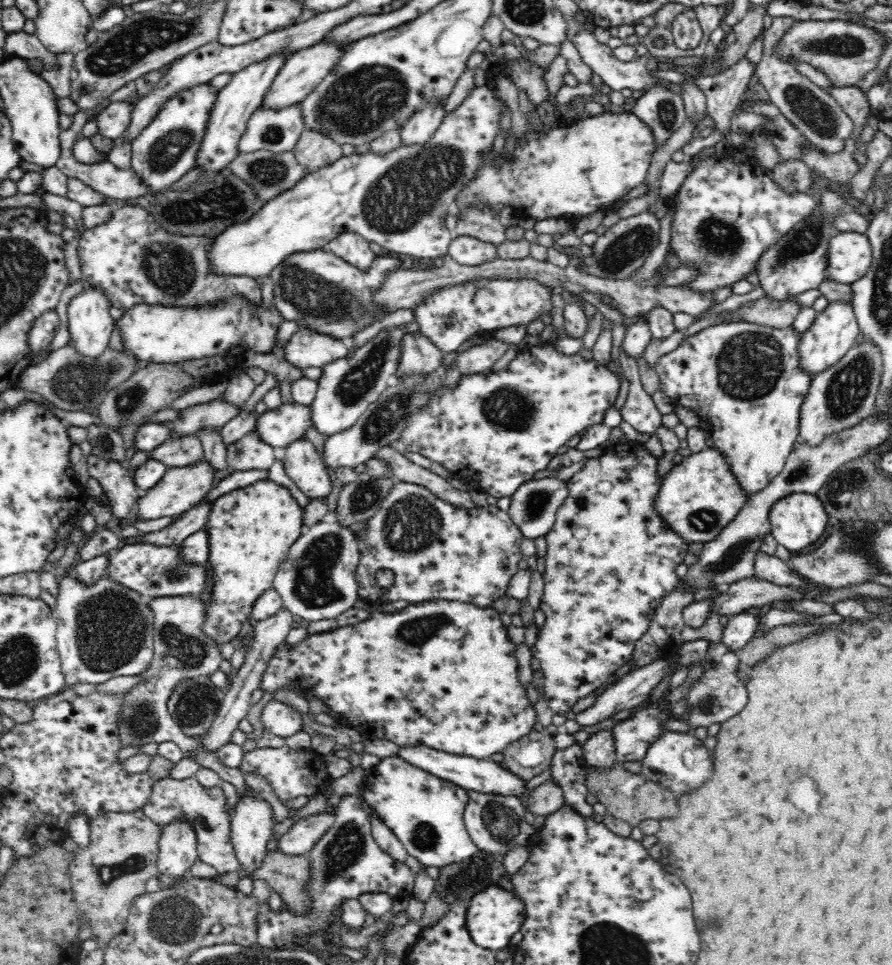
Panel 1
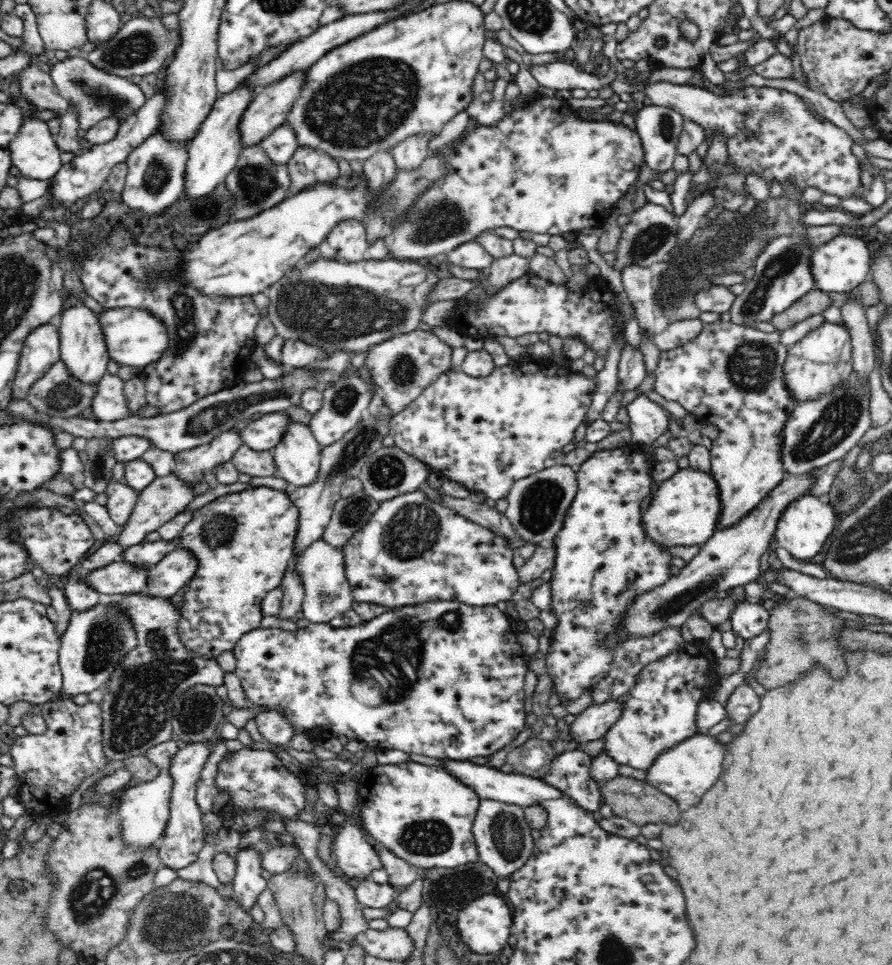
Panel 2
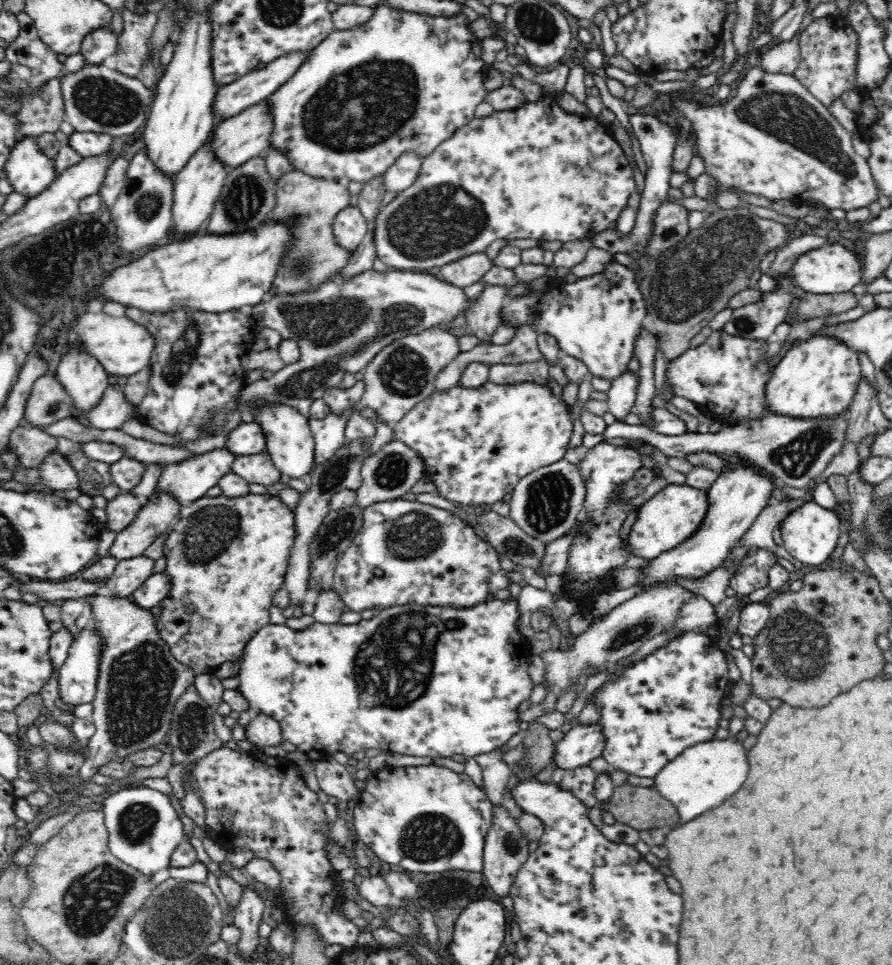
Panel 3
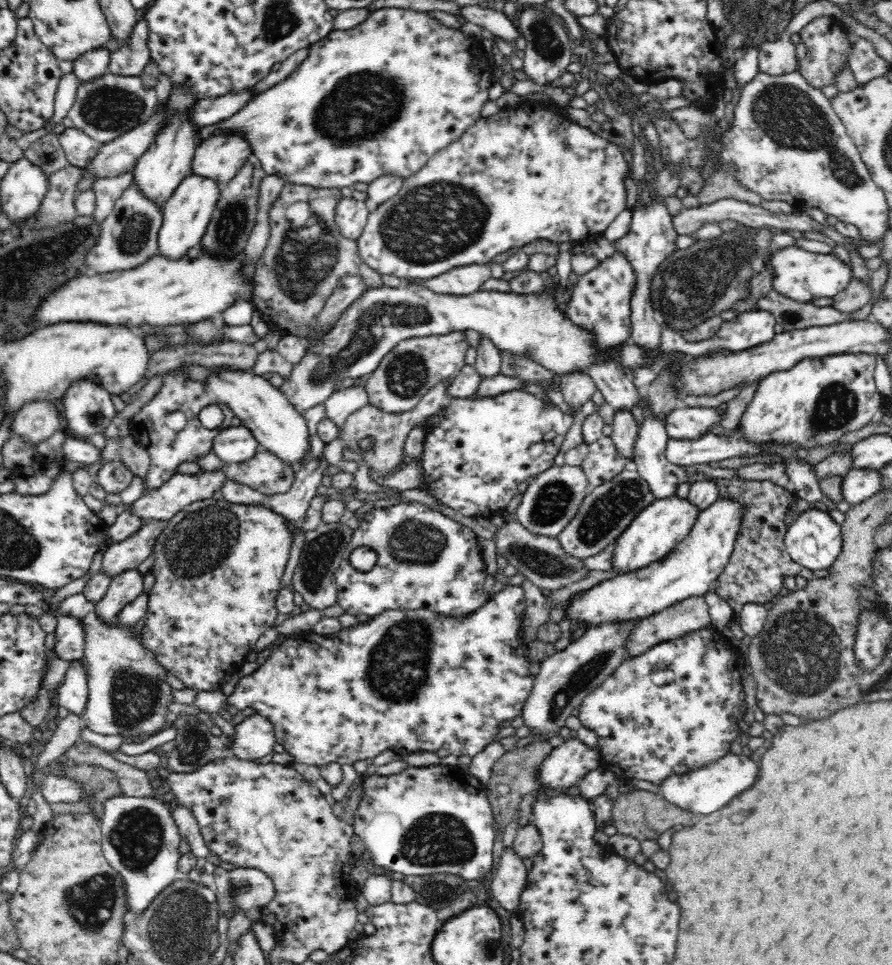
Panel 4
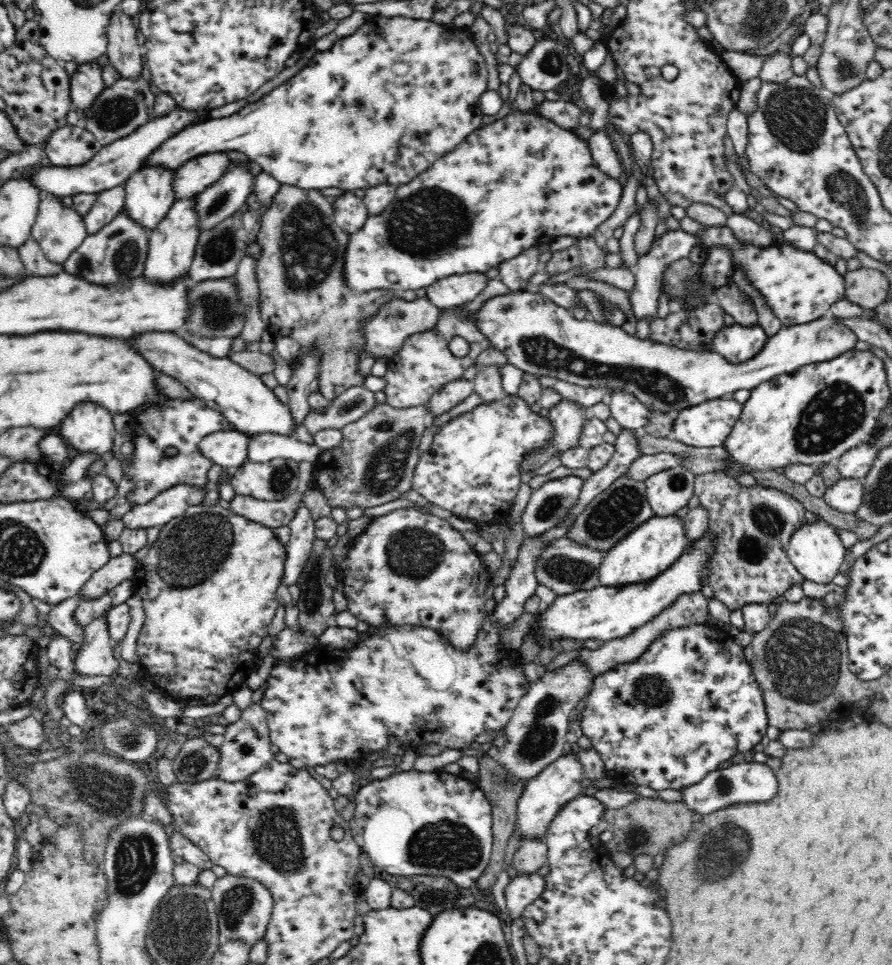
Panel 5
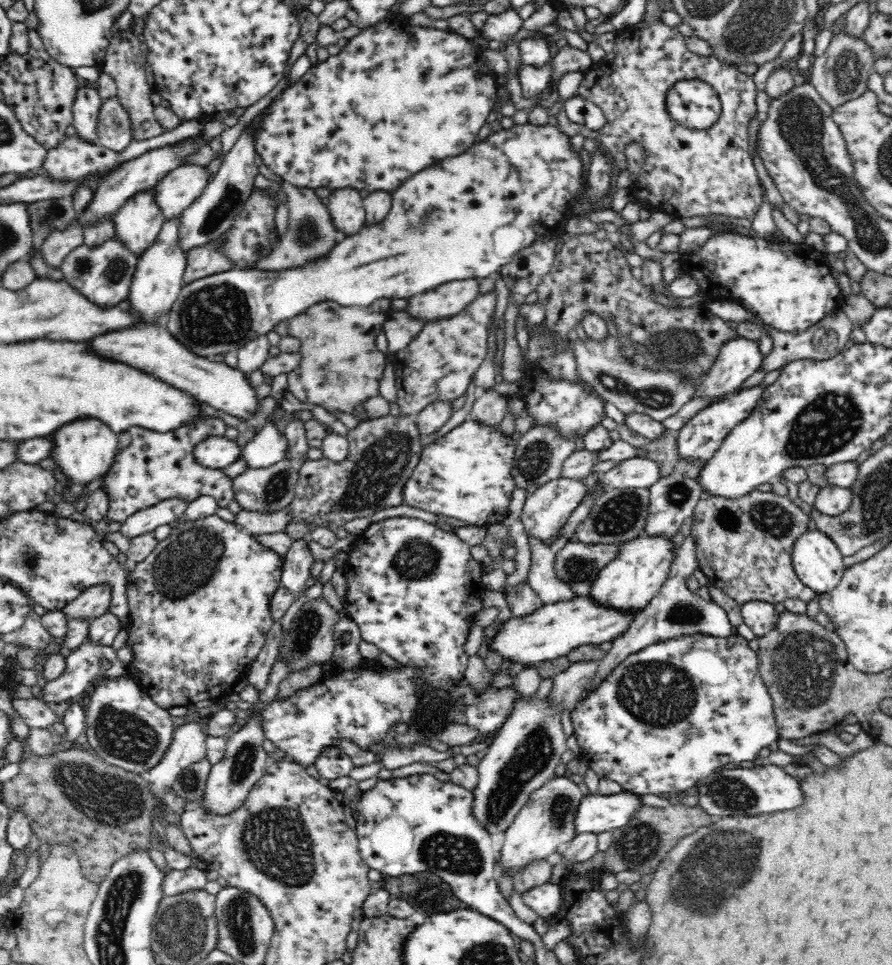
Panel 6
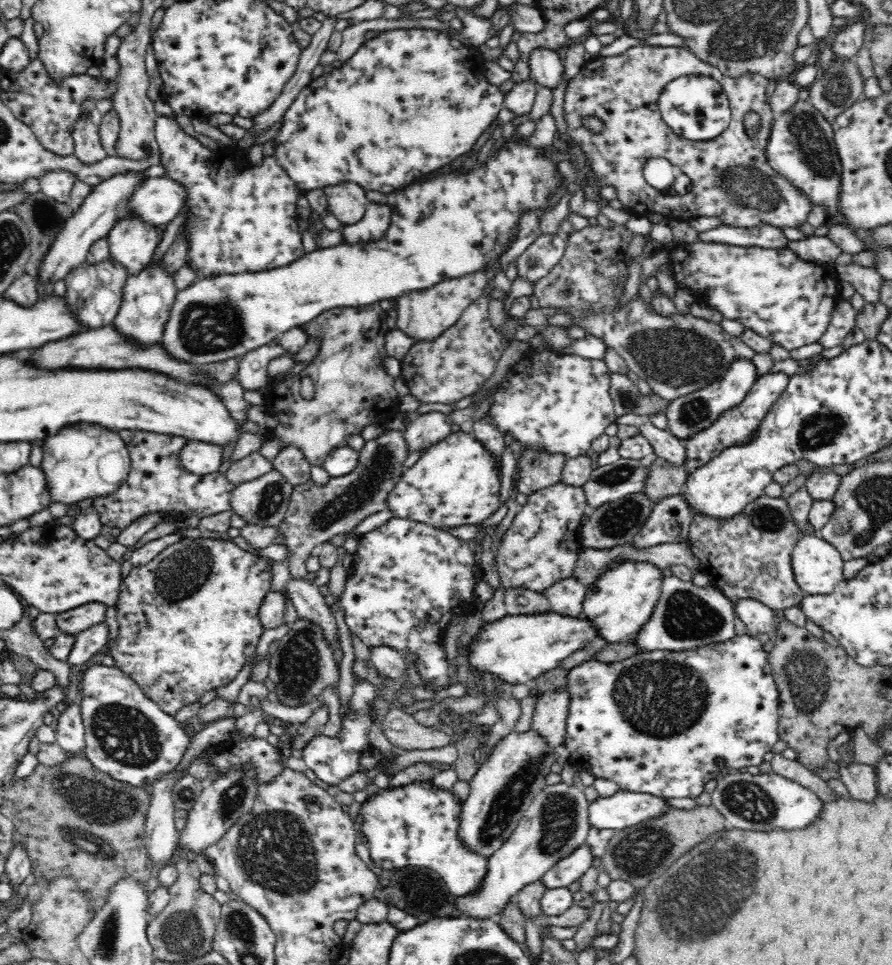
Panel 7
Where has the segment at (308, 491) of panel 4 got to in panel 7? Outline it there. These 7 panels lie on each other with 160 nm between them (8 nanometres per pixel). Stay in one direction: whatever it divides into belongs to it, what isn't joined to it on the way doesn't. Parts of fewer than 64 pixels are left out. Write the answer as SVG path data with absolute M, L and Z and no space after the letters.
M290 578L285 583L285 588L289 592L299 618L306 619L306 621L320 627L320 631L324 635L324 641L328 643L328 647L332 649L332 654L334 654L335 650L340 648L338 625L332 610L328 608L326 600L324 600L324 595L307 578Z

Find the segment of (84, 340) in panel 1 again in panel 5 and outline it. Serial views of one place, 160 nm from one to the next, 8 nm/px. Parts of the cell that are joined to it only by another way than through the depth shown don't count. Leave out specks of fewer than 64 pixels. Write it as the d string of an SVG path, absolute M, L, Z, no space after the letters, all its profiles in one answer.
M84 402L61 422L60 436L68 443L73 455L93 453L106 456L114 444L114 424L108 410Z

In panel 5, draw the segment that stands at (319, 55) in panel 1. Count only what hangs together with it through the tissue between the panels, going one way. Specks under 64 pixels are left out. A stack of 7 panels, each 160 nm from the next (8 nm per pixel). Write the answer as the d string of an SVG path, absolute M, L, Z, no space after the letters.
M220 151L203 154L179 166L172 178L174 200L196 198L226 172L230 162L228 155Z

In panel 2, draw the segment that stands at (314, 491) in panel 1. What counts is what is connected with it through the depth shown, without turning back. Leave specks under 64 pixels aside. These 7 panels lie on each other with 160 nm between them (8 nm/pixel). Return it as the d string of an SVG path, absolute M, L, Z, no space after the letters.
M288 420L284 436L271 449L276 476L287 481L290 488L308 487L318 476L322 449L308 424Z

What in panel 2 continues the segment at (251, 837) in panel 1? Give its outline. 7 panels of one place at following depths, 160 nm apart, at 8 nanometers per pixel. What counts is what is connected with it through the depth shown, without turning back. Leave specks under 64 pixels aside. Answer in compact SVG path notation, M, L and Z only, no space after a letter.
M244 849L237 854L236 876L233 878L234 899L246 911L250 913L257 904L258 897L266 890L267 880L260 873L261 855L250 849Z

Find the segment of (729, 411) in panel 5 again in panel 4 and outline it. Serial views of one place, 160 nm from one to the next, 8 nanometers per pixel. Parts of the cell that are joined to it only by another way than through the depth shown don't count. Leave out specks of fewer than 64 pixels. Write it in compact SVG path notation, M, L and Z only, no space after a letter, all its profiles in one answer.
M680 406L665 417L665 427L670 439L698 440L712 433L711 429L720 425L724 410L717 407Z

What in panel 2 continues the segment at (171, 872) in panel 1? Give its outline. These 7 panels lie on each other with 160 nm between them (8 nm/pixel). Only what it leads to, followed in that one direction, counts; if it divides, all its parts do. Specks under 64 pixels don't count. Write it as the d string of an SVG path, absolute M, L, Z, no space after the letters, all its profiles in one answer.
M219 737L212 741L206 741L206 744L181 745L167 769L170 777L172 777L172 792L169 804L170 822L168 822L168 828L166 828L166 832L164 832L164 836L158 844L159 858L164 867L173 868L176 871L186 868L196 862L199 852L202 850L205 840L201 822L203 813L200 811L198 803L196 803L196 786L204 764L217 739Z

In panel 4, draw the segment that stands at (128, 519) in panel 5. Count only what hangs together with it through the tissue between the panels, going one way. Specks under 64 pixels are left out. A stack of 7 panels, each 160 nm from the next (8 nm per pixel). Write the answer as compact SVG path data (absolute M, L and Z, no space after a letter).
M205 471L199 475L176 473L166 484L162 484L158 490L152 490L142 495L130 505L119 503L115 506L105 504L98 514L100 519L104 520L108 526L112 526L118 515L122 512L128 512L142 520L170 520L175 514L178 514L185 506L189 504L212 498L215 492L221 490L221 487L228 481L227 476L222 471Z

